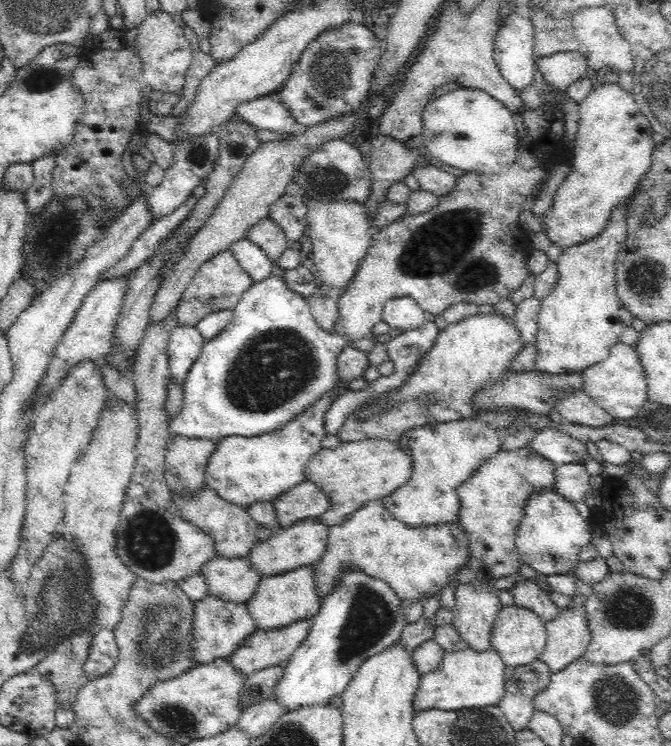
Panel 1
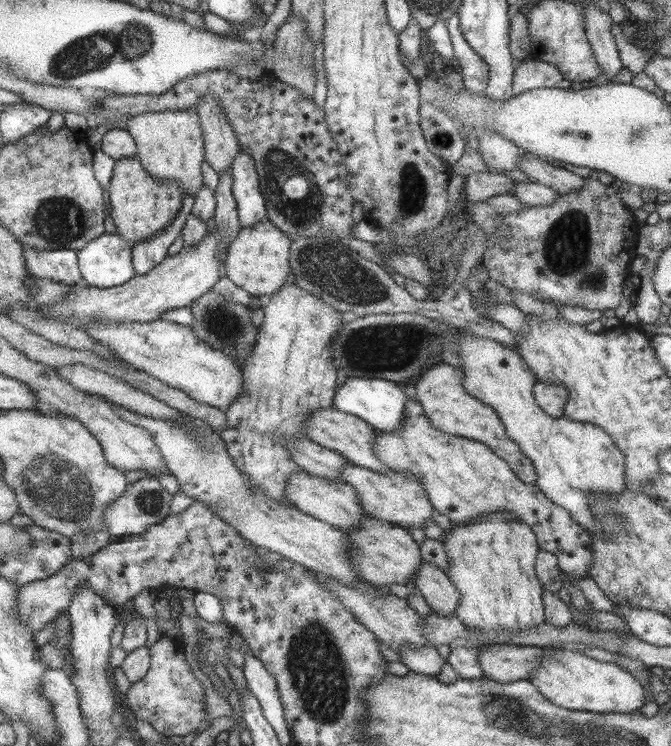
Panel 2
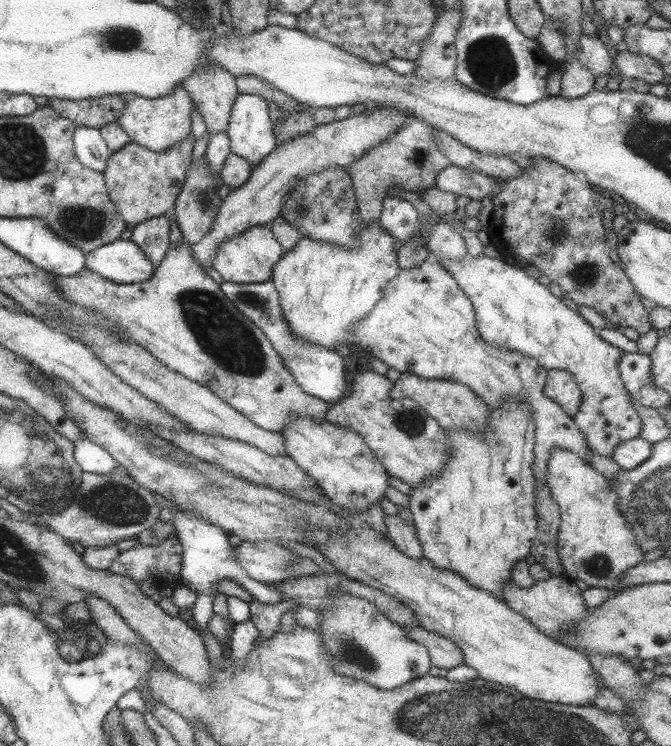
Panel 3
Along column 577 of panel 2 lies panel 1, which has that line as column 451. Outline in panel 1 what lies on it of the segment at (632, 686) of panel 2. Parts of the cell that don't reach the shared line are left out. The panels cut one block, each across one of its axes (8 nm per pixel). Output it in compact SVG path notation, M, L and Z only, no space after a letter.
M470 648L444 651L438 668L420 677L419 688L412 700L414 716L428 709L456 711L462 708L497 706L504 694L504 668L501 656L493 649L486 652L476 652Z

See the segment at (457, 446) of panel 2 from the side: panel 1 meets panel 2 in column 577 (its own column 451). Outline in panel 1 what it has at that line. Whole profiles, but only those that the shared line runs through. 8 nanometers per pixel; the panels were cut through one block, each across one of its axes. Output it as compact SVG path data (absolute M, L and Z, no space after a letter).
M384 499L370 500L362 508L347 515L342 524L327 527L328 546L322 558L314 564L315 584L318 589L319 604L333 592L337 576L346 569L362 569L376 580L386 581L393 589L400 602L424 602L426 598L438 598L449 585L457 571L467 562L468 536L458 522L438 525L406 525L391 515L384 505Z

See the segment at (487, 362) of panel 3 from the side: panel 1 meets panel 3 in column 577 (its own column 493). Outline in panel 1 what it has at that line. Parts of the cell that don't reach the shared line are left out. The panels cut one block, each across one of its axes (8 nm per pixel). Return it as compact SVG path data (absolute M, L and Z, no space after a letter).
M469 417L468 420L421 425L420 428L409 429L404 436L401 436L398 445L411 457L411 475L408 482L402 484L391 496L382 498L384 505L396 520L403 521L406 525L438 525L458 522L459 487L489 457L496 456L499 451L500 439L498 429L492 427L490 423Z

